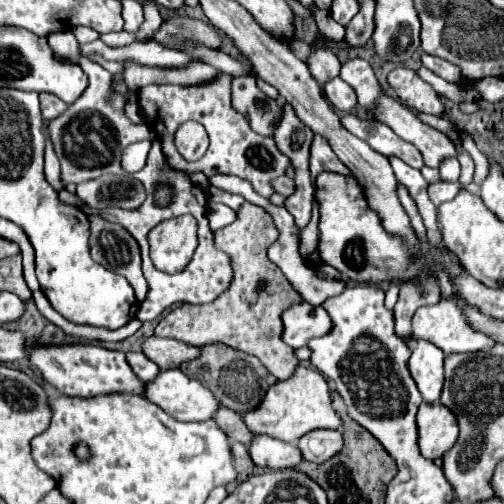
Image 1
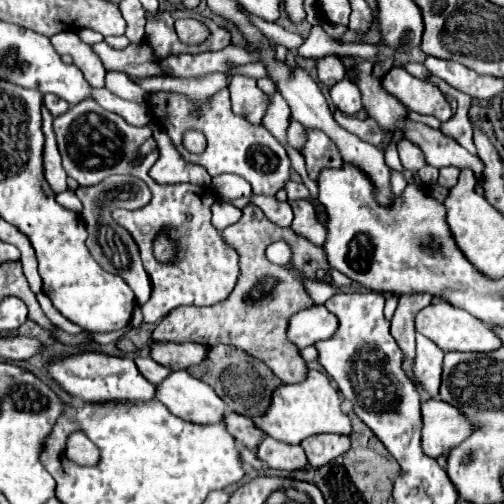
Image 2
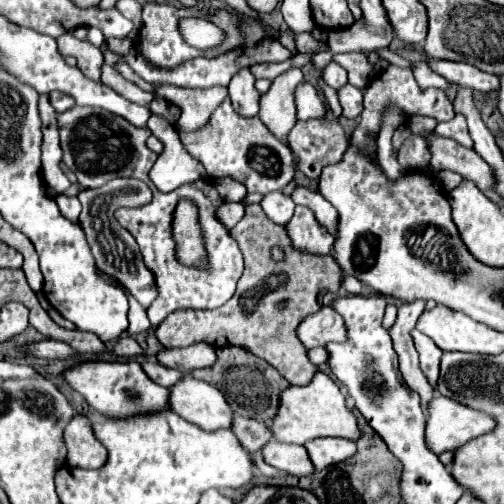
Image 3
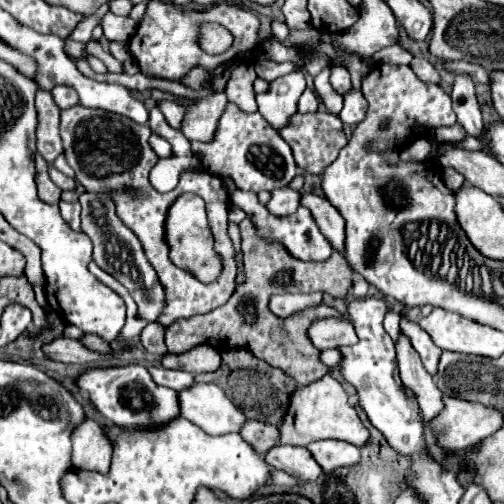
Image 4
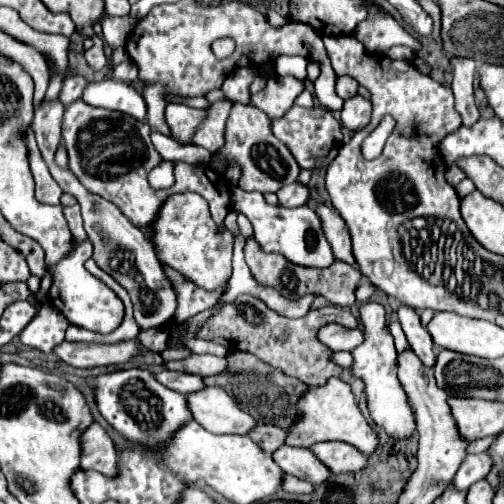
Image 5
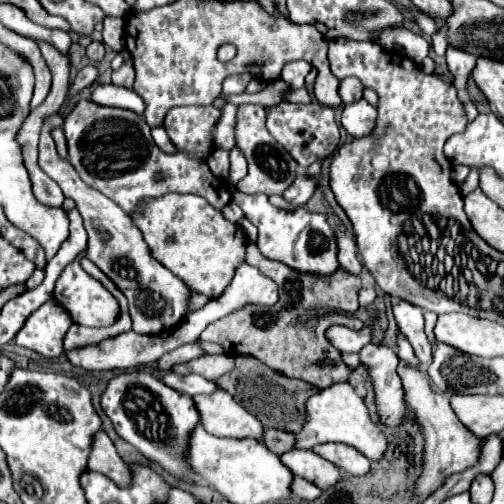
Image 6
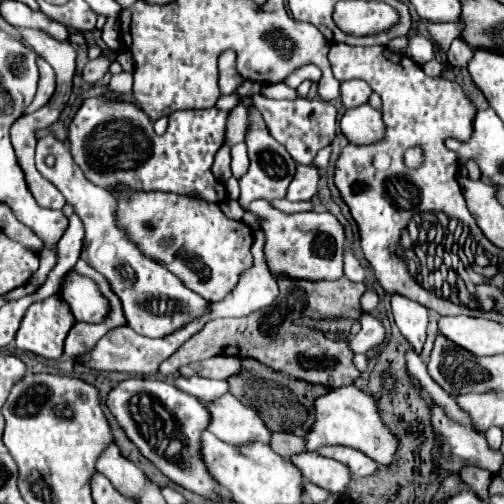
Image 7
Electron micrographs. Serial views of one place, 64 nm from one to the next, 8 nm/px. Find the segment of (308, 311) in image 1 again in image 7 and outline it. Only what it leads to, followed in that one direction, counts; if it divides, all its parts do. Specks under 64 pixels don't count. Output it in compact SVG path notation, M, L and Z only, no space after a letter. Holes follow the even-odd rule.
M364 314L362 316L362 330L358 334L348 334L346 340L348 340L348 346L354 354L366 352L368 348L376 348L378 344L384 342L384 326L380 320Z

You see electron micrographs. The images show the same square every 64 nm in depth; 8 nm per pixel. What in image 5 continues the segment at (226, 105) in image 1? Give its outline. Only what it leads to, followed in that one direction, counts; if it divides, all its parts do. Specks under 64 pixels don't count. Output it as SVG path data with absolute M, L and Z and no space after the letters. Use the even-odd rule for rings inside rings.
M244 104L232 106L226 122L226 130L224 130L224 146L214 154L210 168L216 168L216 166L228 168L230 164L238 164L242 170L242 176L238 180L238 186L242 190L276 192L278 188L296 182L300 174L300 166L296 164L288 146L284 146L284 142L280 142L274 136L268 116L256 106L244 106Z

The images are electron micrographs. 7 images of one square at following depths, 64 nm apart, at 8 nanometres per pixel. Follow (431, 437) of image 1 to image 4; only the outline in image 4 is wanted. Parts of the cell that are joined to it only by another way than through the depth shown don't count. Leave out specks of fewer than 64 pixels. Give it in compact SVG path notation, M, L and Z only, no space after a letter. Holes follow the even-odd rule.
M442 396L442 402L444 402L444 408L436 418L430 420L430 428L432 432L436 432L436 444L444 450L450 448L452 452L460 452L464 448L470 448L476 442L494 434L502 426L502 416L494 408L486 408L482 404L472 404L466 400L456 400L450 396Z

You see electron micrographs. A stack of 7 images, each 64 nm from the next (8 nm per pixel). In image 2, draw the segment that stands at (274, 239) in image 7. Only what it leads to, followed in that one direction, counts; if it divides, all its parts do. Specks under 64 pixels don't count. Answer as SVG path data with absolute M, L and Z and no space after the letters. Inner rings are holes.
M290 200L290 206L294 210L292 230L296 234L306 236L312 244L322 246L324 244L324 226L316 220L314 206L308 200Z

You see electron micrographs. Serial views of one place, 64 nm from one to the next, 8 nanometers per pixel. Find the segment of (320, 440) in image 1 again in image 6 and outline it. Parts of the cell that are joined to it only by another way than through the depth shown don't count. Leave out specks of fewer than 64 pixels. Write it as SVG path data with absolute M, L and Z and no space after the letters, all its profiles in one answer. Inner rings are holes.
M336 442L318 444L314 452L352 476L364 476L370 470L370 460L348 444L336 444Z

